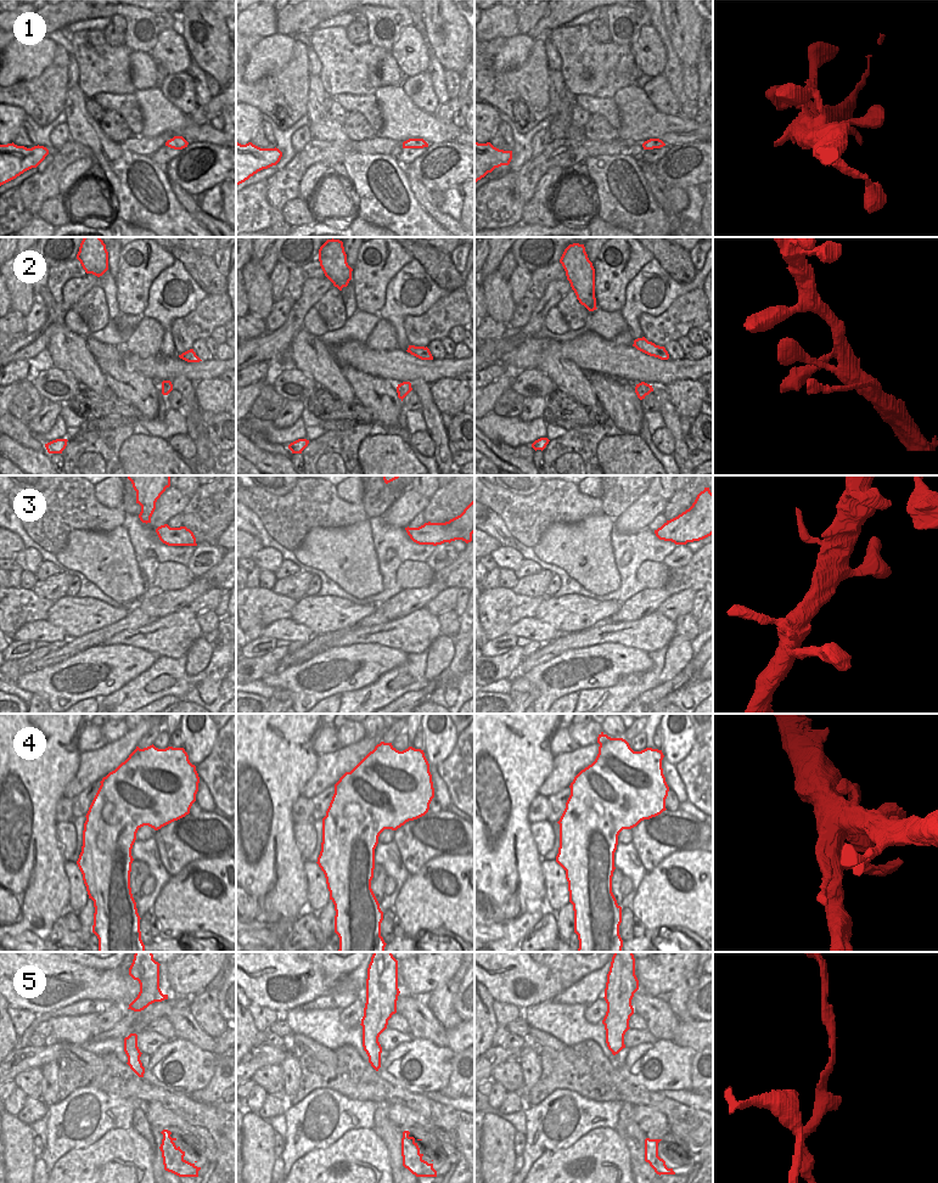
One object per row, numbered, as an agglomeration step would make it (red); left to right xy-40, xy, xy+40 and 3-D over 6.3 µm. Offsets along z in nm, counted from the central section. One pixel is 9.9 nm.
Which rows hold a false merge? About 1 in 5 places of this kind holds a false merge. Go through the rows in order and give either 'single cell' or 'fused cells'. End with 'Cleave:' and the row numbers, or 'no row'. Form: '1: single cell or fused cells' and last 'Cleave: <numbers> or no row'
1: single cell
2: single cell
3: single cell
4: single cell
5: single cell
Cleave: no row

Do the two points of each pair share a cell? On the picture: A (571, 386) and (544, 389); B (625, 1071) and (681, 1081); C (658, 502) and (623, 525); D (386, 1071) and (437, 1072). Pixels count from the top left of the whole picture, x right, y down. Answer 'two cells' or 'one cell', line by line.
A: two cells
B: one cell
C: one cell
D: one cell

